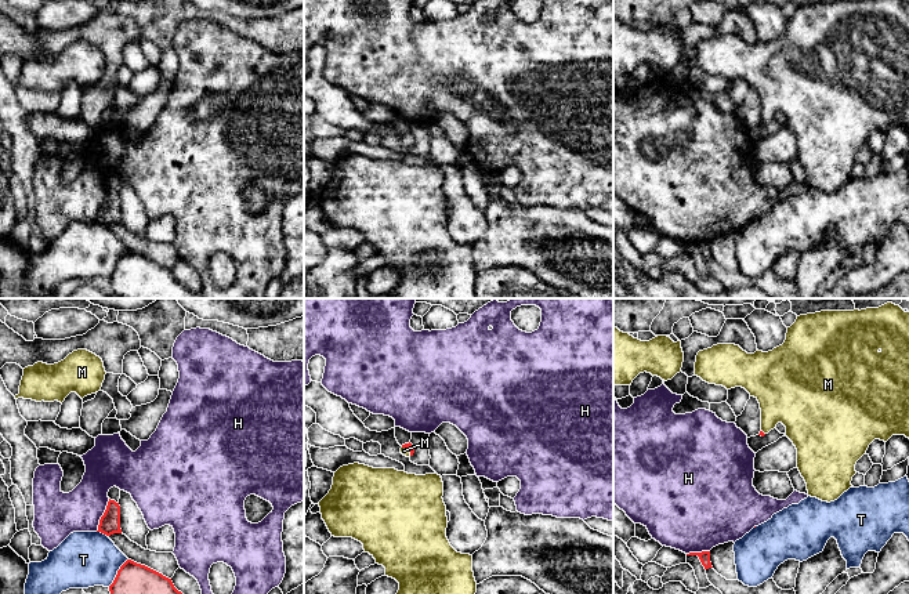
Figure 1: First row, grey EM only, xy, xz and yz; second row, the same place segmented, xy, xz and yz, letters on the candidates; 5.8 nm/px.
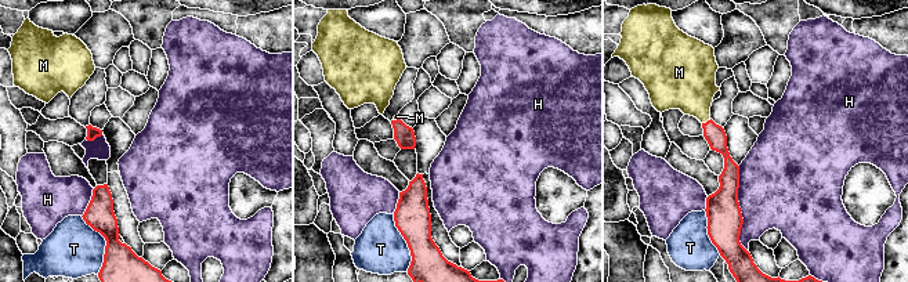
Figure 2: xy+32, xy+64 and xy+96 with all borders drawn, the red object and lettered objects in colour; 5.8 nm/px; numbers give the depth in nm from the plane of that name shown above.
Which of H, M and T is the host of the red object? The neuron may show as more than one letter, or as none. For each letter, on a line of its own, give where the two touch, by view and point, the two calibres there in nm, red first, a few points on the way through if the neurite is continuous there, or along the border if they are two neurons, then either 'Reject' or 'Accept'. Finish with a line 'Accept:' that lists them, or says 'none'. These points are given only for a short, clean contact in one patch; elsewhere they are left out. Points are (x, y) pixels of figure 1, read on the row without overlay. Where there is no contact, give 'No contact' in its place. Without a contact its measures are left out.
H: Touches red at xy (102, 206). Thickness 120 nm (red) against 260 nm. Reject
M: Touches red at xz (409, 141). Thickness 40 nm (red) against 50 nm. Path across: xz (409, 136), (409, 141), (404, 141). Accept
T: Touches red at xy (118, 263). Thickness 380 nm (red) against 320 nm. Reject
Accept: M

